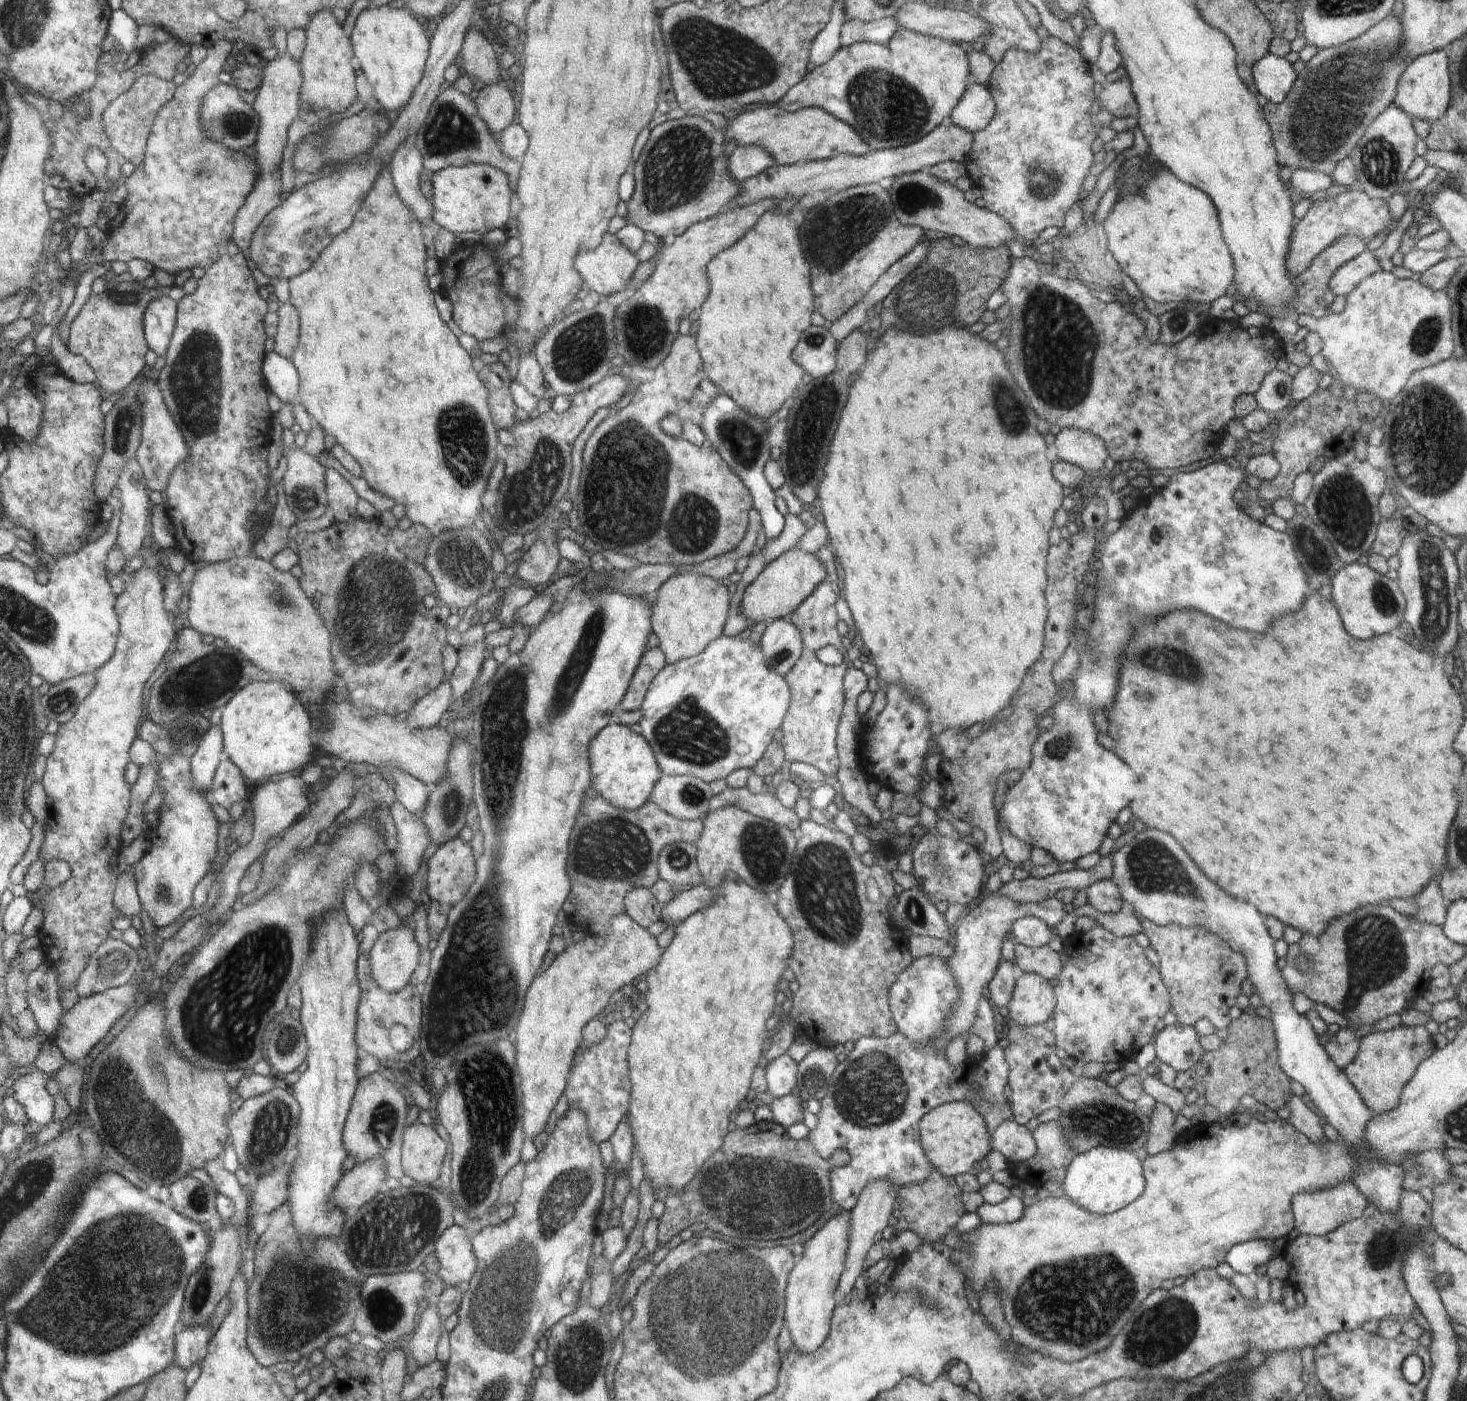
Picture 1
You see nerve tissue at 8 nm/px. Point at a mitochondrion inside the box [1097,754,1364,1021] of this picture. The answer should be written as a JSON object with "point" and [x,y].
{"point":[1153,868]}

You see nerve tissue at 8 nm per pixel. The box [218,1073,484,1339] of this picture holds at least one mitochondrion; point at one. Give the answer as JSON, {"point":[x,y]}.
{"point":[418,1213]}

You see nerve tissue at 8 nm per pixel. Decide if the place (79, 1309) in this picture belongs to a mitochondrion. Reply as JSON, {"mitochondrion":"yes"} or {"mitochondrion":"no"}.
{"mitochondrion":"yes"}

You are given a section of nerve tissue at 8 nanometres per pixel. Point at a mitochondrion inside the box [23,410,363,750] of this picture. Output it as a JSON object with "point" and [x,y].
{"point":[194,685]}

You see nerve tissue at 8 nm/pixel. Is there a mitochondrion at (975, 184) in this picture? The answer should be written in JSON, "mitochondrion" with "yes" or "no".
{"mitochondrion":"no"}

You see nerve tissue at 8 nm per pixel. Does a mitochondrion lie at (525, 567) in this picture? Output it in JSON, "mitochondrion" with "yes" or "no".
{"mitochondrion":"no"}

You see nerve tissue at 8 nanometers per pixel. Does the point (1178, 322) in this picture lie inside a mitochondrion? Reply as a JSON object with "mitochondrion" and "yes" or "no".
{"mitochondrion":"yes"}

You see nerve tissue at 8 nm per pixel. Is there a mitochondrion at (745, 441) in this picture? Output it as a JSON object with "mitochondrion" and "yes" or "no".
{"mitochondrion":"yes"}

